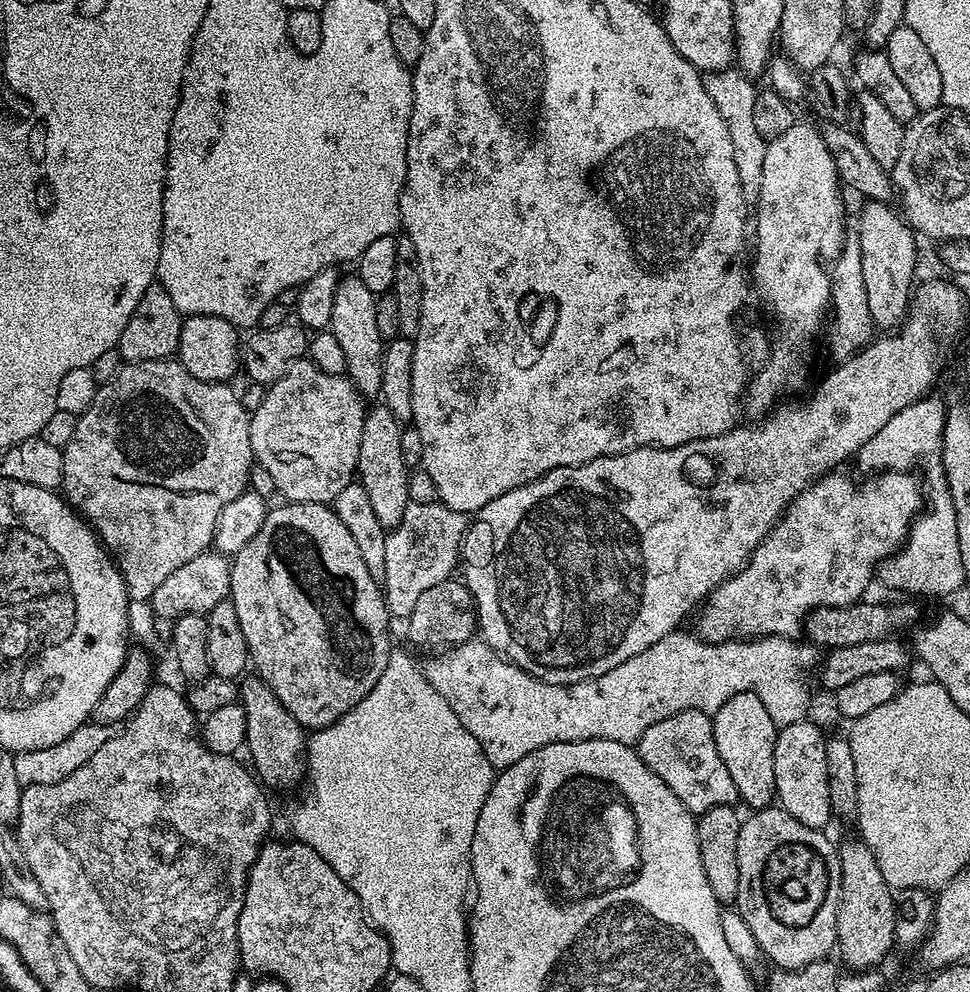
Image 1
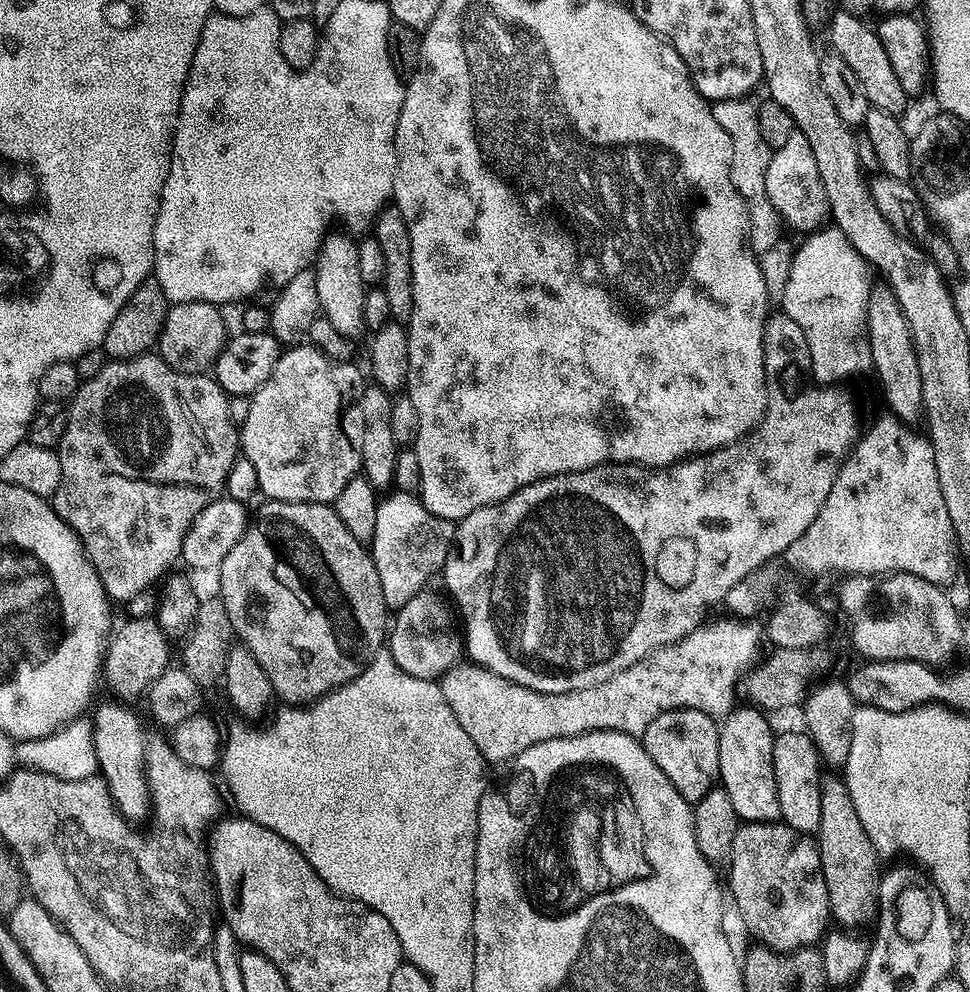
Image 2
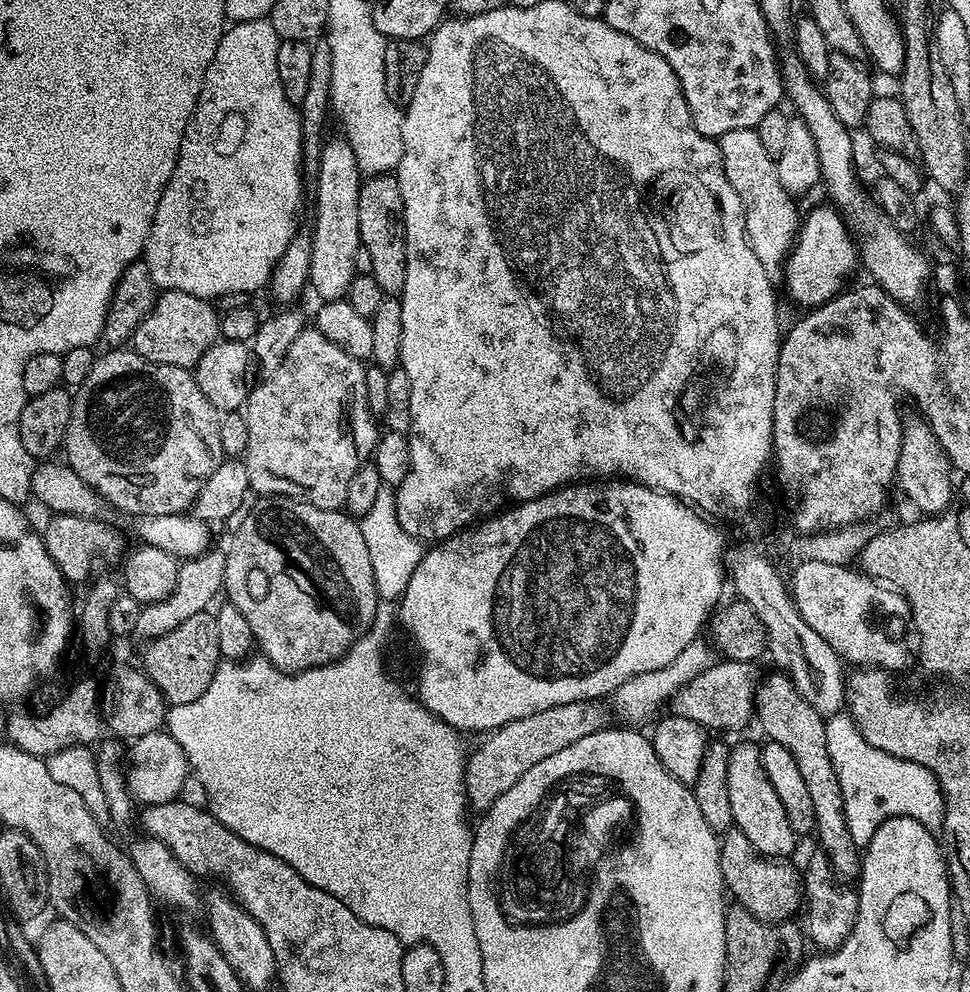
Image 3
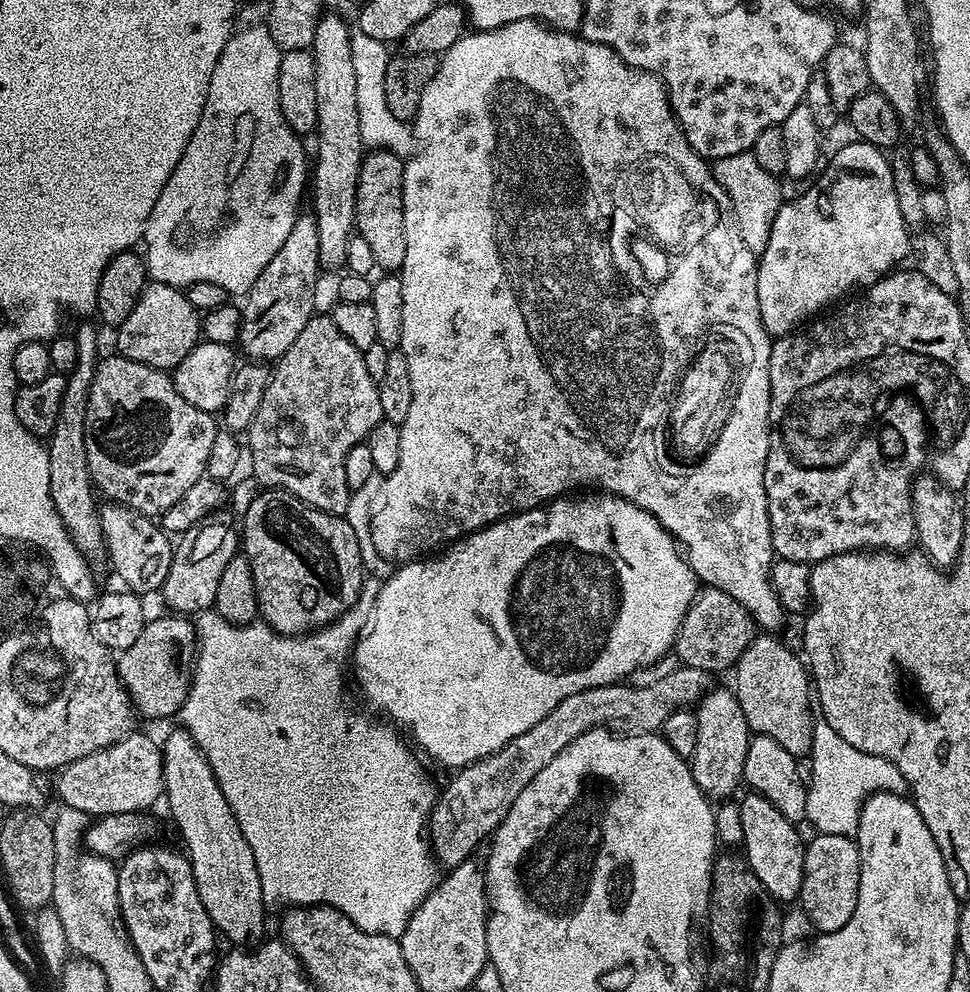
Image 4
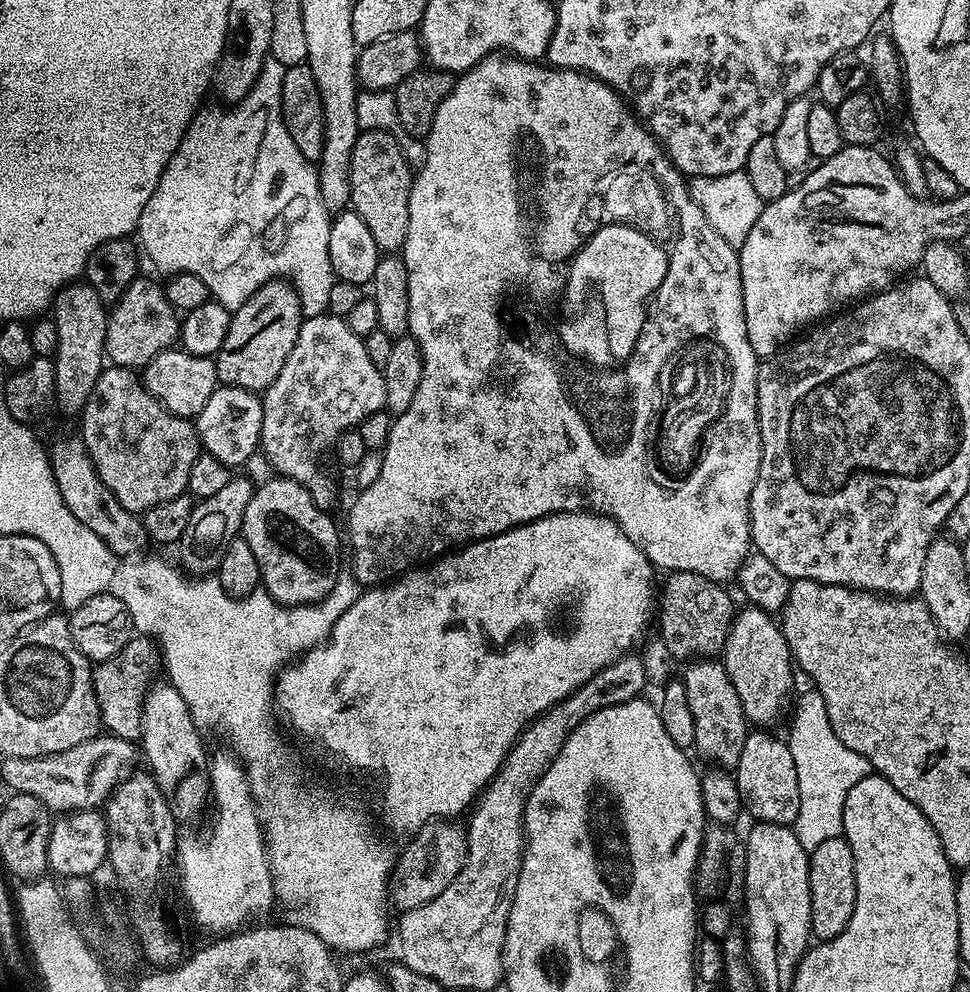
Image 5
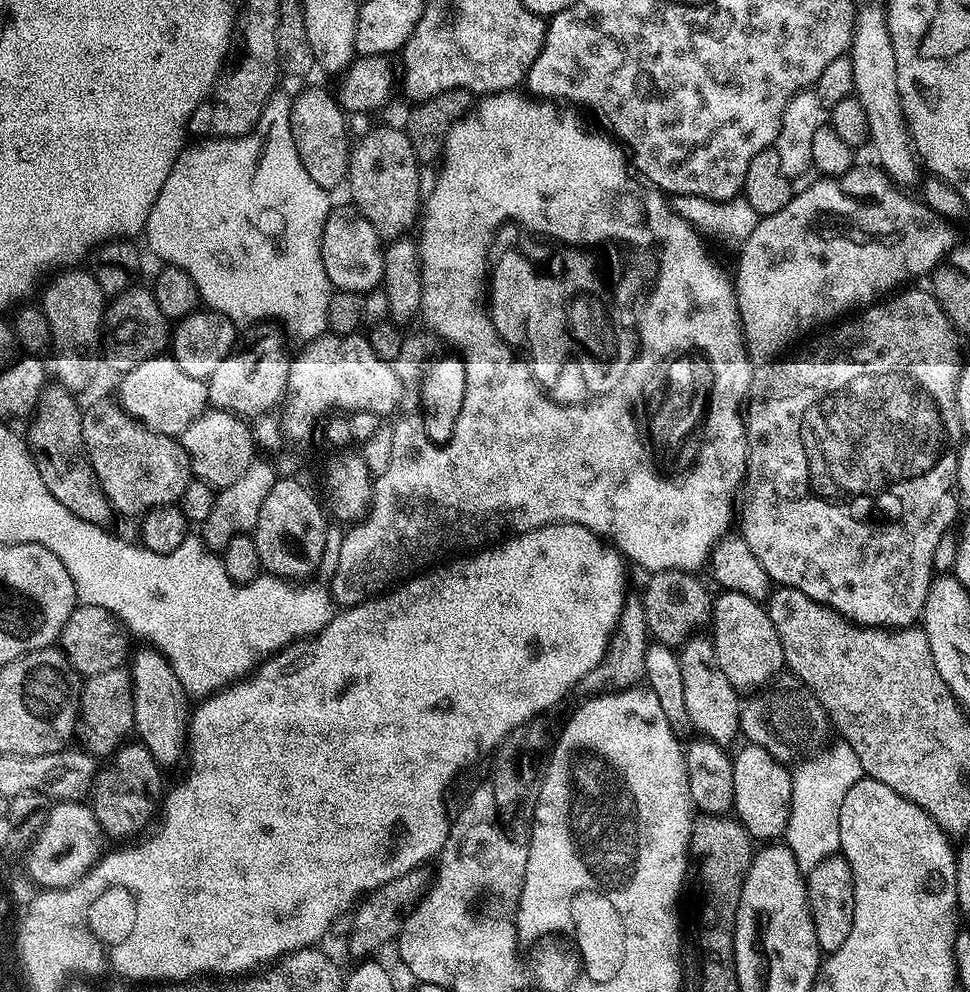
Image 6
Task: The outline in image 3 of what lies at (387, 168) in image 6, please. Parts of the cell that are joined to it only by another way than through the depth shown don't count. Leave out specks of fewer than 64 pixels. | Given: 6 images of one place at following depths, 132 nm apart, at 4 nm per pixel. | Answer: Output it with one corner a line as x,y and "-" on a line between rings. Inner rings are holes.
395,175
367,177
358,194
358,230
360,247
371,255
371,276
382,286
385,297
396,298
406,282
406,238
404,237
404,203

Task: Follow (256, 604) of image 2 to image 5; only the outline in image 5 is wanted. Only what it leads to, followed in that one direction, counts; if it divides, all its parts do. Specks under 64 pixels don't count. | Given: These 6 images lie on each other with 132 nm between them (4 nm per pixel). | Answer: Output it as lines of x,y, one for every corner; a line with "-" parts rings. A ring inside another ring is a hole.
272,478
276,480
268,480
264,485
257,487
252,493
250,502
244,511
244,527
242,529
242,538
250,546
250,550
254,550
254,558
258,558
258,570
260,571
260,579
262,581
263,591
269,592
272,597
278,601
279,604
317,604
319,600
326,598
328,594
334,589
334,584
342,575
340,569
340,540
342,544
342,532
336,529
334,521
328,517
329,513
325,509
319,508
315,502
312,501
312,495
308,493
298,482
293,480
286,480
283,478

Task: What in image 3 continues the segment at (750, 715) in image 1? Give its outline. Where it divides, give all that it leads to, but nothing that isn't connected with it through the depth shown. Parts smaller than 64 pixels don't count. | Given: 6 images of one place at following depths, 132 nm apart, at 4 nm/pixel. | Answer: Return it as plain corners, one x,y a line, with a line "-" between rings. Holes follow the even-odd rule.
732,744
728,753
730,758
730,814
735,831
746,834
750,838
750,846
769,858
788,858
796,848
798,833
790,826
790,818
786,818
786,809
778,799
774,786
770,786
770,778
766,778
766,770
762,766
760,748
752,744

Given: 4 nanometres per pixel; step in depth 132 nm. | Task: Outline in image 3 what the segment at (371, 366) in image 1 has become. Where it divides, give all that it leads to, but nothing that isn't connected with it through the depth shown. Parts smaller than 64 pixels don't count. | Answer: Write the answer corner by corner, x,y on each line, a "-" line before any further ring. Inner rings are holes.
325,139
322,162
318,170
316,187
316,225
310,228
312,253
308,283
311,291
320,295
321,301
343,300
348,295
350,282
358,273
354,266
354,254
360,249
358,230
358,194
362,183
360,163
347,139

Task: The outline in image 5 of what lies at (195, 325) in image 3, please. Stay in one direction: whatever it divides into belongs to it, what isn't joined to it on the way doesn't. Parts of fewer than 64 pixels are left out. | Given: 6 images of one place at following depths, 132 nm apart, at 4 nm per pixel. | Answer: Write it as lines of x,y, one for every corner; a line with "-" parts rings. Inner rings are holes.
138,278
125,290
122,298
111,305
104,343
105,357
119,368
143,370
158,354
169,351
177,343
181,323
181,317
170,306
163,287
152,280

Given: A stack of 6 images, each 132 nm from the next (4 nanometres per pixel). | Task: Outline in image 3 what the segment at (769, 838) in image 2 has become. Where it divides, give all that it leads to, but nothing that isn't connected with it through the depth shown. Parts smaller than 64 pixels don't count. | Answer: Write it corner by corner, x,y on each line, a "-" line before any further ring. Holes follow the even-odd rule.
735,830
723,833
720,840
720,865
724,875
724,887
752,916
764,922
784,922
792,915
799,913
805,897
802,876
788,865
788,862
777,862
763,856
754,846
750,846
750,838

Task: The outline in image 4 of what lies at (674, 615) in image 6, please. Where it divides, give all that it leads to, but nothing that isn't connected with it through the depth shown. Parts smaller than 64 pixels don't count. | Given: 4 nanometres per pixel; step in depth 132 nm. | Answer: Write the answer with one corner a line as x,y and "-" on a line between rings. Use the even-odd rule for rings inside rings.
704,586
697,591
695,598
692,599
691,606
686,610
686,618
682,618
682,626
676,635
674,655
685,668
697,668
709,674
724,672
727,668
729,671
735,669
741,654
746,650
746,646
750,646
753,635
754,625
751,614
722,589

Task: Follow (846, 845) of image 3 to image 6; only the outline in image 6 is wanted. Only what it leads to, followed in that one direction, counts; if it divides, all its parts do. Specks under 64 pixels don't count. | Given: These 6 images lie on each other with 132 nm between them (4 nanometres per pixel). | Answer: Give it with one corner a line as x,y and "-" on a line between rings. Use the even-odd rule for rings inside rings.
721,591
715,597
710,617
710,639
714,646
714,654
718,654
718,666
722,666
722,674
730,678
737,690
756,690
769,682
785,667
784,647
778,638
778,630
774,630
774,622
770,622
768,609
754,598
746,598
746,594

